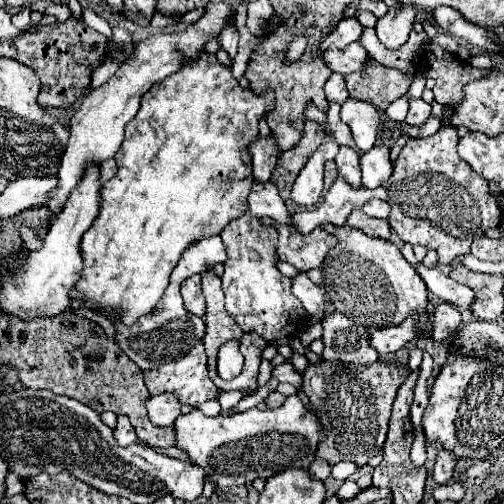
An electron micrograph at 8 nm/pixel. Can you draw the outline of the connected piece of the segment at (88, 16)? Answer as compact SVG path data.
M86 8L84 12L82 12L82 20L90 26L90 28L94 28L96 32L100 32L100 34L104 34L106 36L106 48L110 48L110 40L112 40L112 30L110 30L110 26L108 26L108 22L102 18L102 16L98 16L94 10L90 10L90 8Z

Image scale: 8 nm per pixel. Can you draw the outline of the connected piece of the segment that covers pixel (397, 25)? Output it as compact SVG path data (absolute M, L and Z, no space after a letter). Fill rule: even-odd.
M414 6L390 8L388 14L382 16L376 24L378 40L390 50L398 50L408 40L408 34L412 32L414 16L416 16Z

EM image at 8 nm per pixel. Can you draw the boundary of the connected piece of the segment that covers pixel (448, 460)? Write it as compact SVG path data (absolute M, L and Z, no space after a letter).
M442 448L440 452L438 452L438 456L436 456L436 464L434 464L434 480L438 482L438 484L446 484L450 478L452 478L452 474L454 474L454 468L456 468L456 456L450 452L450 450L446 450L446 448Z

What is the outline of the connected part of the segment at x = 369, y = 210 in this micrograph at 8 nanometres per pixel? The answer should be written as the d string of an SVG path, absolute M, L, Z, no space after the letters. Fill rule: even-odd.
M374 198L374 200L368 200L366 204L364 204L364 208L362 208L368 216L372 216L372 218L388 218L388 212L390 212L390 206L388 204L384 204L382 200L378 200L378 198Z

